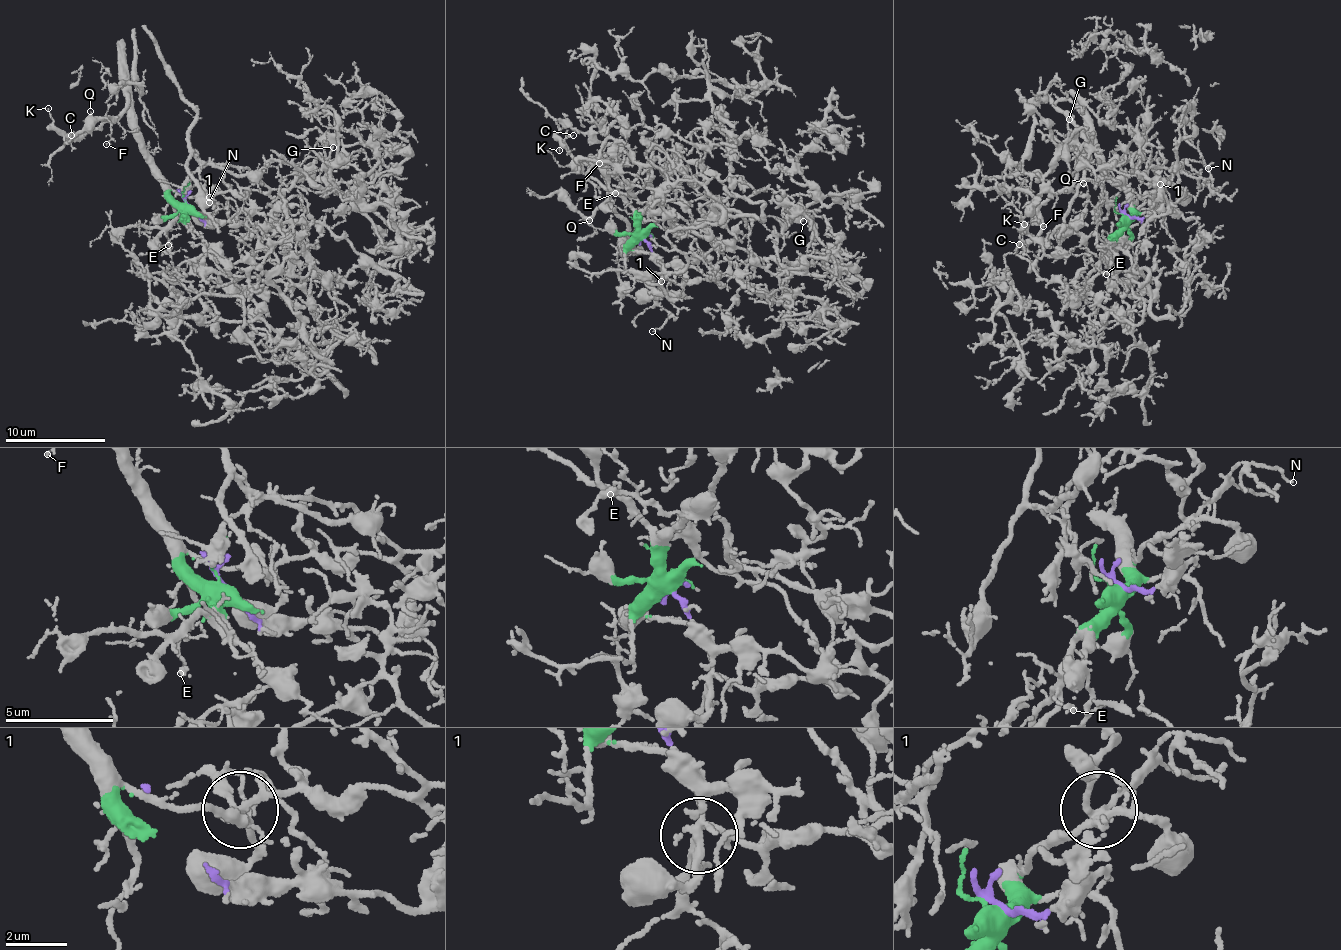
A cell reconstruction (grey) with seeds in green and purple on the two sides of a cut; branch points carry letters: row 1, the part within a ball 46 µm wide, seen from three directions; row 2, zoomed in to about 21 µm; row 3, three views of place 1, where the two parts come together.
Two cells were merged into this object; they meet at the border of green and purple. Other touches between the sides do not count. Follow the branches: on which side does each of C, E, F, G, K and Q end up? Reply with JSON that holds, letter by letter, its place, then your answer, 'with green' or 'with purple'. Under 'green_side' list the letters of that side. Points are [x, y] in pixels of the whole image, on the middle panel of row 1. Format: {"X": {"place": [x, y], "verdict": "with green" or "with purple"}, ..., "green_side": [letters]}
{"C": {"place": [573, 135], "verdict": "with green"}, "E": {"place": [615, 193], "verdict": "with green"}, "F": {"place": [599, 163], "verdict": "with green"}, "G": {"place": [803, 221], "verdict": "with purple"}, "K": {"place": [559, 150], "verdict": "with green"}, "Q": {"place": [589, 220], "verdict": "with green"}, "green_side": ["C", "E", "F", "K", "Q"]}

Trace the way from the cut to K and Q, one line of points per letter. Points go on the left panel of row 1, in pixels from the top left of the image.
K: (187, 206), (170, 194), (126, 95), (125, 112), (67, 136), (53, 123), (49, 109)
Q: (187, 206), (170, 194), (125, 94), (128, 106), (93, 127), (90, 112)

